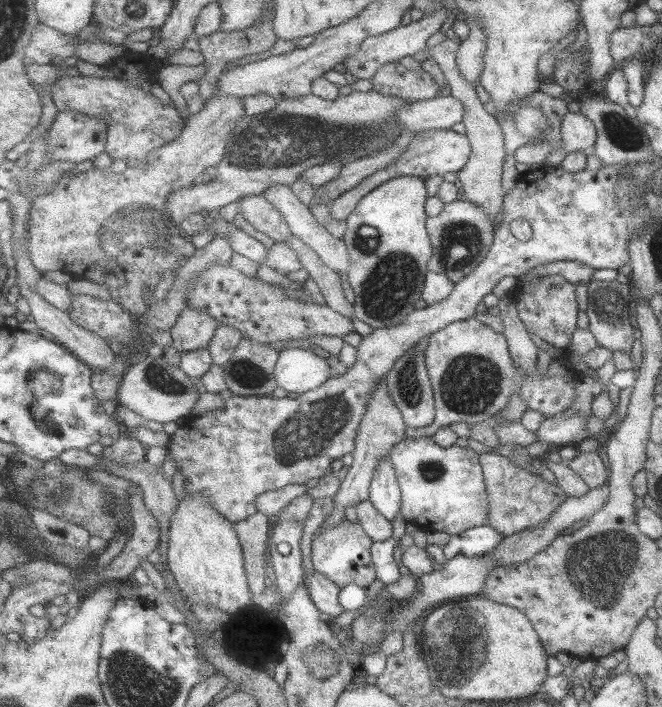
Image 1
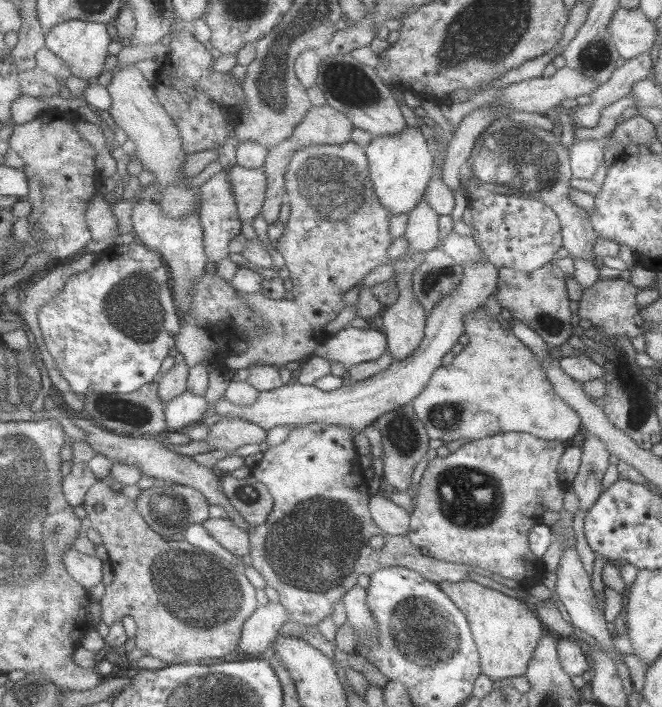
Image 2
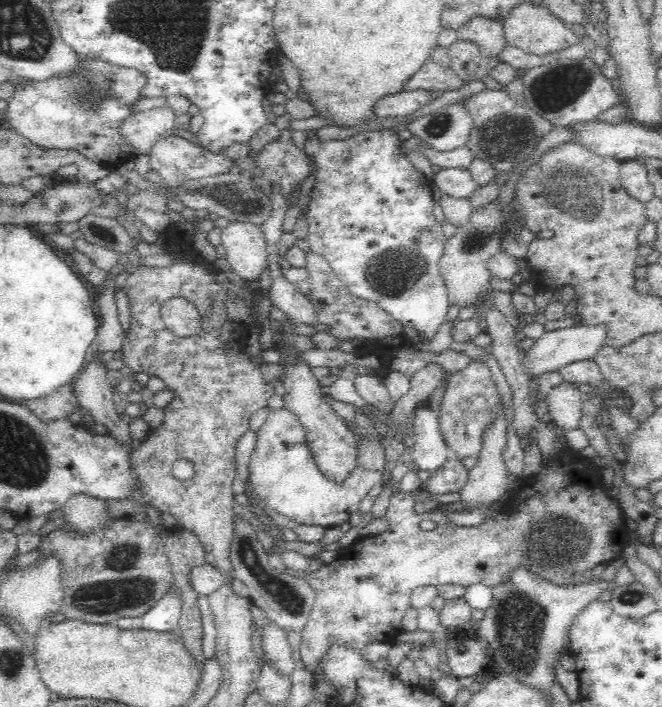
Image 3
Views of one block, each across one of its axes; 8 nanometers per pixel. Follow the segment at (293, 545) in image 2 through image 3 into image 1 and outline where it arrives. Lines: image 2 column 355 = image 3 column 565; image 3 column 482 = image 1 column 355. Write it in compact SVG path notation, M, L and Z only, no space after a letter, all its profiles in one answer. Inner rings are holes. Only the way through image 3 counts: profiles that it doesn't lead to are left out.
M343 521L330 527L321 525L317 531L313 534L311 543L311 557L315 570L330 578L341 588L351 583L363 588L373 584L373 580L378 578L372 557L374 540L364 531L364 526L361 526L360 522Z

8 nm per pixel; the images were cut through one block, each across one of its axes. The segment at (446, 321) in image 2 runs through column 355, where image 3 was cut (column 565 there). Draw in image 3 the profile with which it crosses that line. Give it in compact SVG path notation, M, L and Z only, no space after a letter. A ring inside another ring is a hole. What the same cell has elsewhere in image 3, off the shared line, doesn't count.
M562 382L552 387L547 395L547 417L556 421L564 430L578 428L580 416L583 415L584 394L577 389L577 385Z

